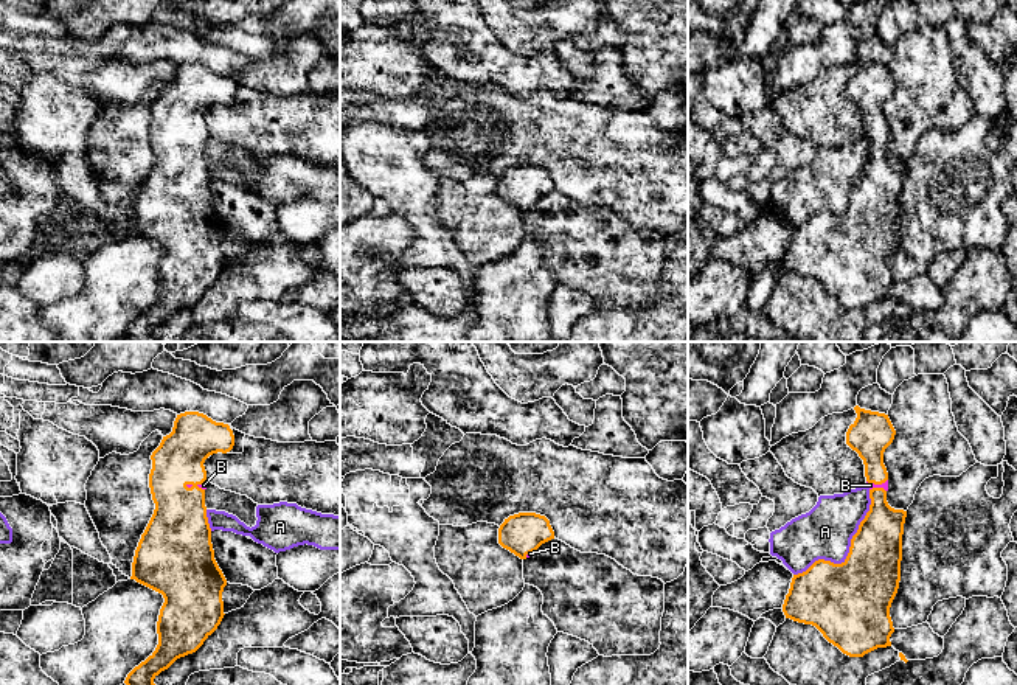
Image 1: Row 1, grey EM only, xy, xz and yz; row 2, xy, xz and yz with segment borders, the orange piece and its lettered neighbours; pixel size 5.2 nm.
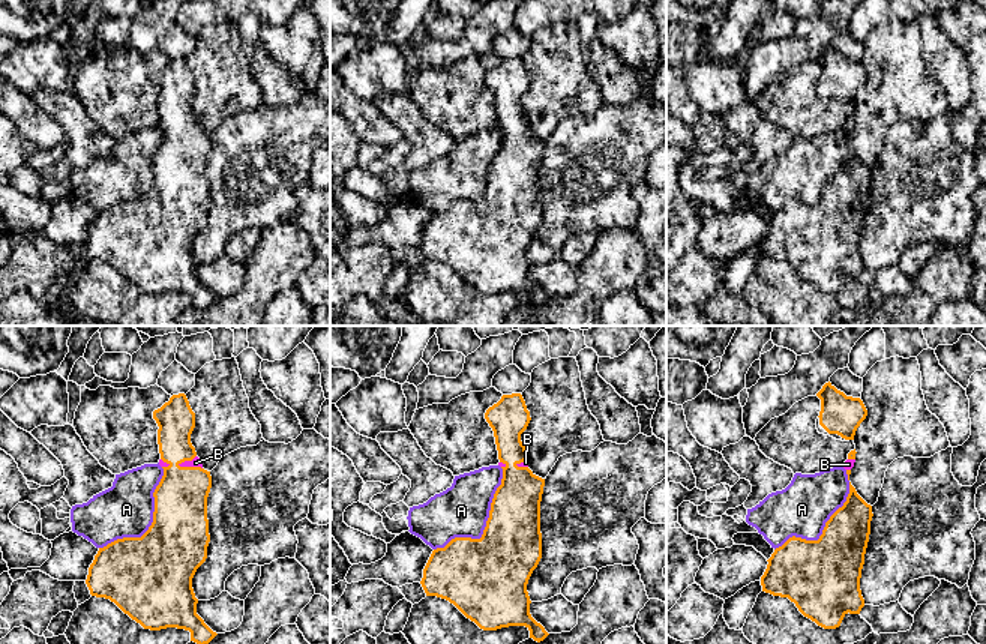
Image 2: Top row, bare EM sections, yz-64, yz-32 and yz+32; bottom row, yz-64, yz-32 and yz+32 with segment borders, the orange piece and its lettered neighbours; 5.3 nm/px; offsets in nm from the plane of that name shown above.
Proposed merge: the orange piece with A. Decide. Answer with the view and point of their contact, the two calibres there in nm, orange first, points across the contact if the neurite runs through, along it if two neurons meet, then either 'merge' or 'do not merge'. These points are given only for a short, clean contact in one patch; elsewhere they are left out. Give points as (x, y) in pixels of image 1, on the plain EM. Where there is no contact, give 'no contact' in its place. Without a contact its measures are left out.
meets orange in yz at (850, 202); 380 nm thick on the orange side, 280 nm on the other; do not merge

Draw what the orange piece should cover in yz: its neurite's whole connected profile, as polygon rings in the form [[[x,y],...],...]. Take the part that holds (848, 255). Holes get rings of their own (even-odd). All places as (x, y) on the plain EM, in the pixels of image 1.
[[[854,59],[857,70],[846,84],[846,96],[859,106],[865,116],[869,140],[869,163],[851,191],[842,216],[818,211],[806,224],[793,227],[783,264],[786,270],[815,278],[823,289],[849,309],[891,298],[894,284],[890,269],[891,255],[901,233],[902,186],[907,163],[894,162],[887,154],[888,124],[883,104],[893,95],[896,82],[885,65]]]

